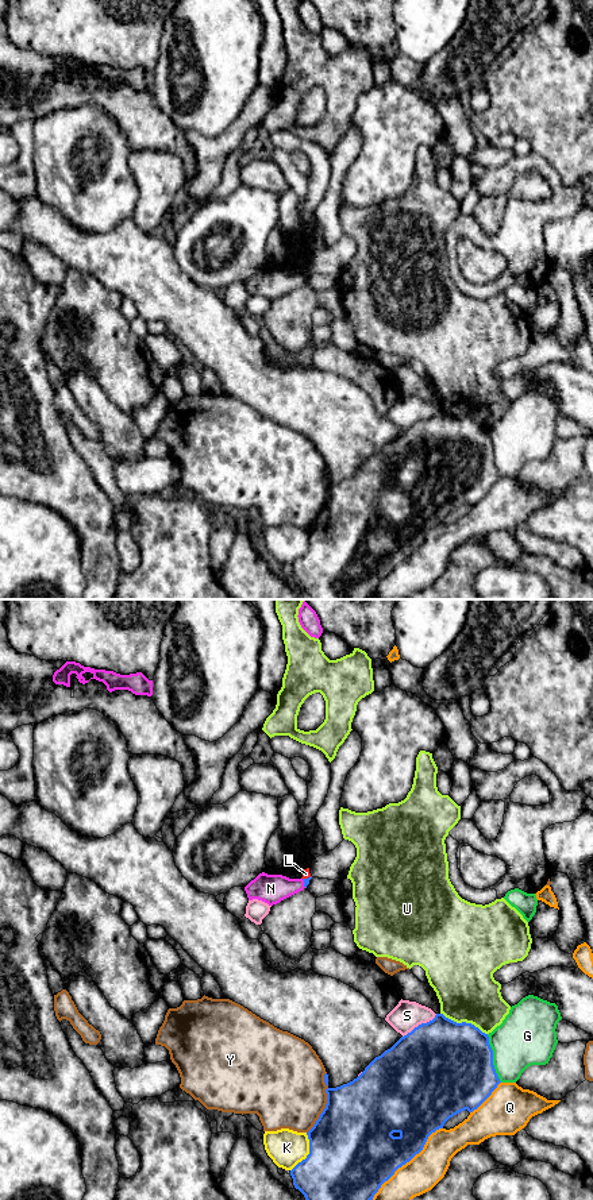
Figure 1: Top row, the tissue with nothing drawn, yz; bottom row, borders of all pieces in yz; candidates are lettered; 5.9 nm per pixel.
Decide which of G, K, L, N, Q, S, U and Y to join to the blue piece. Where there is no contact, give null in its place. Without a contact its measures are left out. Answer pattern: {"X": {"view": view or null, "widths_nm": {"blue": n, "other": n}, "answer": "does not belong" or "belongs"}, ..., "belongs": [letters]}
{"G": {"view": "yz", "widths_nm": {"blue": 500, "other": 340}, "answer": "does not belong"}, "K": {"view": "yz", "widths_nm": {"blue": 500, "other": 220}, "answer": "does not belong"}, "L": {"view": "yz", "widths_nm": {"blue": 30, "other": 50}, "answer": "does not belong"}, "N": {"view": "yz", "widths_nm": {"blue": 30, "other": 180}, "answer": "does not belong"}, "Q": {"view": "yz", "widths_nm": {"blue": 380, "other": 220}, "answer": "does not belong"}, "S": {"view": "yz", "widths_nm": {"blue": 500, "other": 170}, "answer": "does not belong"}, "U": {"view": "yz", "widths_nm": {"blue": 480, "other": 360}, "answer": "does not belong"}, "Y": {"view": "yz", "widths_nm": {"blue": 460, "other": 440}, "answer": "does not belong"}, "belongs": []}

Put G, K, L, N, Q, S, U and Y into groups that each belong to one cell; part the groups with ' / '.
G L / K / N / Q / S / U / Y

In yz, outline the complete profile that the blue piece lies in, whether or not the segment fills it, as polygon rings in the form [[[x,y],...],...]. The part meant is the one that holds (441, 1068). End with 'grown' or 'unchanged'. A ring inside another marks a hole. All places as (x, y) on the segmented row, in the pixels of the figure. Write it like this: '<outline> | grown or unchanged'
[[[436,1014],[432,1020],[419,1025],[411,1033],[401,1037],[390,1049],[376,1057],[353,1081],[336,1088],[330,1088],[328,1074],[326,1073],[324,1083],[327,1085],[327,1104],[313,1127],[307,1133],[309,1139],[309,1154],[290,1170],[293,1185],[304,1195],[305,1200],[373,1200],[381,1185],[388,1181],[398,1168],[409,1162],[423,1150],[432,1133],[443,1128],[444,1123],[454,1115],[465,1110],[469,1112],[477,1110],[501,1081],[493,1065],[493,1050],[489,1045],[488,1034],[482,1033],[471,1023],[457,1023],[443,1014]]] | unchanged

